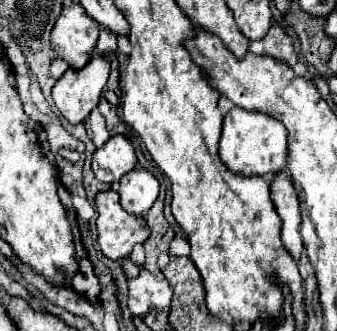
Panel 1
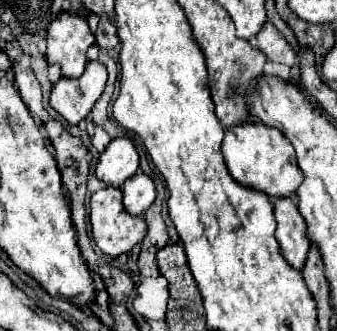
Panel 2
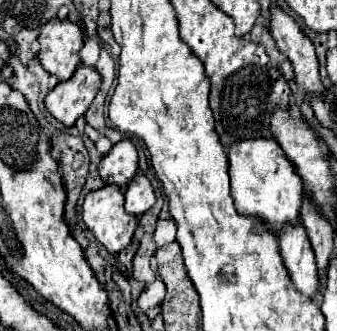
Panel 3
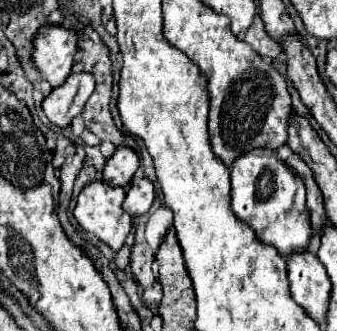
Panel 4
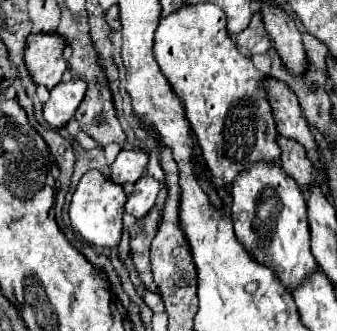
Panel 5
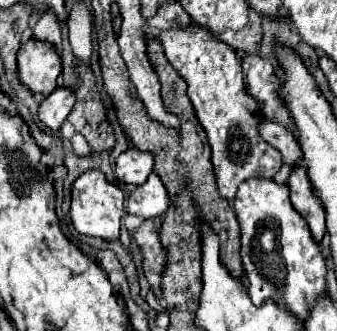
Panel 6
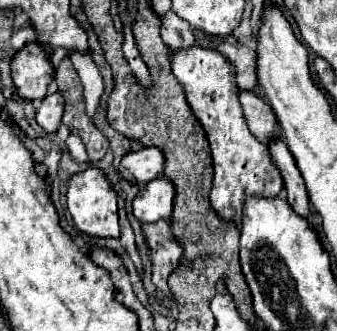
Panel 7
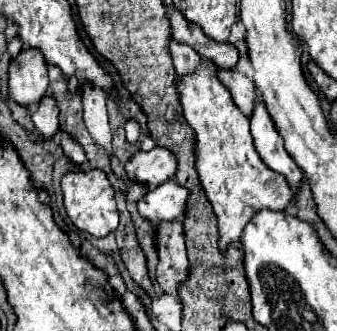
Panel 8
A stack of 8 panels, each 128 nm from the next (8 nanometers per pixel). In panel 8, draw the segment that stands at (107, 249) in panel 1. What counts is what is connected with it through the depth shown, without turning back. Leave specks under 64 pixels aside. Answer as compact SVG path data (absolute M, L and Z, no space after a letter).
M72 170L62 178L62 196L64 196L64 208L68 218L74 222L76 228L86 230L88 234L102 238L116 230L118 226L118 210L114 200L114 188L110 186L106 174L102 170Z

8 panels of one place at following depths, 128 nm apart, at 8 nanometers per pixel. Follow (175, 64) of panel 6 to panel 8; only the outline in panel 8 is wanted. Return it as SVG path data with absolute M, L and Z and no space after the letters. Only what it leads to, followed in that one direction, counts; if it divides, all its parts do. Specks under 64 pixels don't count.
M204 62L194 74L178 80L180 102L184 118L196 136L196 168L202 188L218 218L218 248L226 252L232 242L238 242L244 226L260 210L286 210L294 200L282 174L272 172L258 156L252 136L250 120L236 108L228 88L216 78L216 64Z

